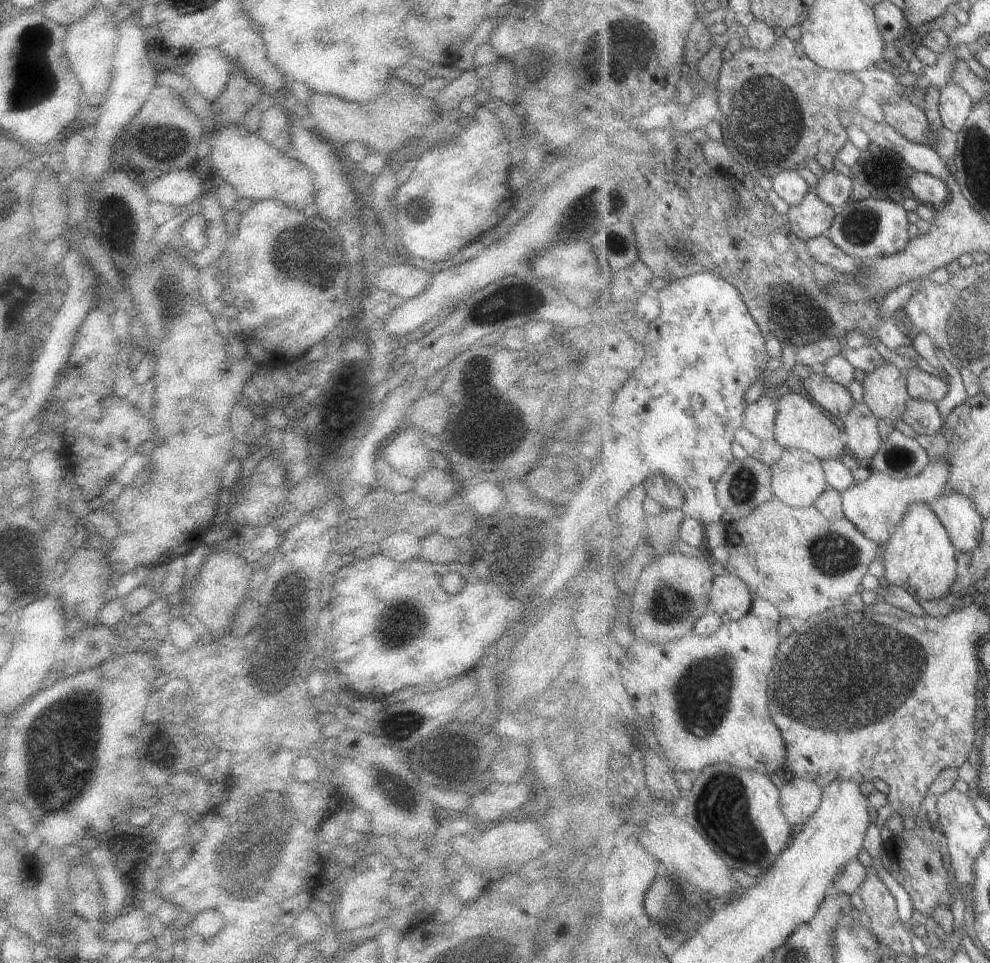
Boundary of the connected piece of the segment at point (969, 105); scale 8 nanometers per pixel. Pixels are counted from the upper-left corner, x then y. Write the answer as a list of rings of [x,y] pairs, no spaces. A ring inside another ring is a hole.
[[[955,83],[946,86],[941,92],[939,105],[944,127],[959,134],[972,116],[974,106],[966,88]]]

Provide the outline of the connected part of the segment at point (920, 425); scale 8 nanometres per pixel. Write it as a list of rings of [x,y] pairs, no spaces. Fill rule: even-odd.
[[[911,398],[903,420],[919,435],[939,434],[945,426],[944,416],[938,404]]]

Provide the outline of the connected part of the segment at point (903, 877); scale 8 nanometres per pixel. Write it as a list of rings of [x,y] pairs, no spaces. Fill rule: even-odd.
[[[950,768],[938,776],[933,788],[930,788],[929,796],[922,802],[922,808],[915,818],[913,829],[903,830],[900,835],[893,836],[884,844],[886,853],[890,858],[890,871],[893,877],[904,887],[913,901],[914,910],[922,913],[931,922],[932,912],[936,912],[941,906],[950,908],[954,904],[954,896],[950,892],[951,880],[946,870],[946,860],[942,856],[940,841],[944,840],[943,828],[939,814],[939,802],[948,792],[954,790],[960,776],[959,768]]]

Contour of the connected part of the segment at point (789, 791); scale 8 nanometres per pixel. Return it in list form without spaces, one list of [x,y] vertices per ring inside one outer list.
[[[795,777],[781,789],[781,798],[786,820],[790,820],[792,825],[804,826],[808,820],[813,819],[818,808],[821,808],[825,790],[814,780]]]

